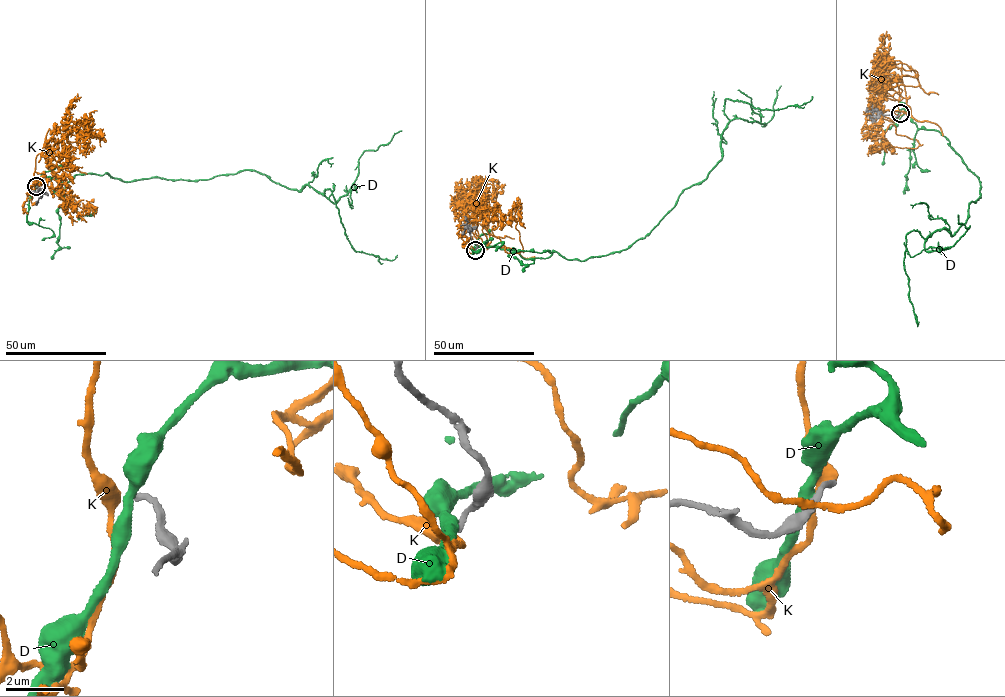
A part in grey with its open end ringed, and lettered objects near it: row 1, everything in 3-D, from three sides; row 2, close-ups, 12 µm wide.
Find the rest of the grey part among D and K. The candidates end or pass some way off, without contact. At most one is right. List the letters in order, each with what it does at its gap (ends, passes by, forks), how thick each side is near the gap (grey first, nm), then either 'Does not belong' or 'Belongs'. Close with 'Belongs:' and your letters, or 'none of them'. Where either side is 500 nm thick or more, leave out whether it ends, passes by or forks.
D: It passes by. Thickness 170 nm (grey) against 360 nm. Does not belong
K: It passes by. Thickness 170 nm (grey) against 360 nm. Belongs
Belongs: K

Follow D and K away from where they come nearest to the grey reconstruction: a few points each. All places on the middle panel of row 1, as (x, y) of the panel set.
D: (474, 249), (582, 260), (628, 248), (721, 159), (725, 99), (774, 110), (812, 96)
K: (474, 250), (460, 236), (492, 246), (482, 223), (495, 206), (492, 232), (520, 252), (521, 203)

